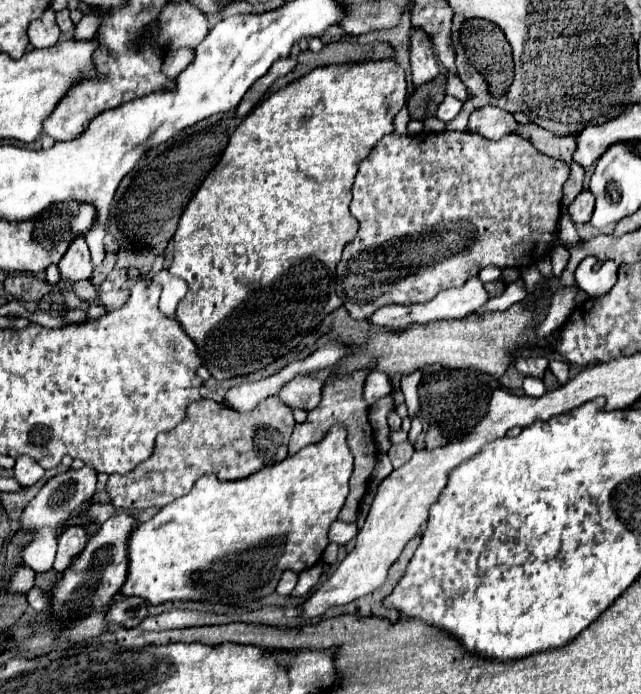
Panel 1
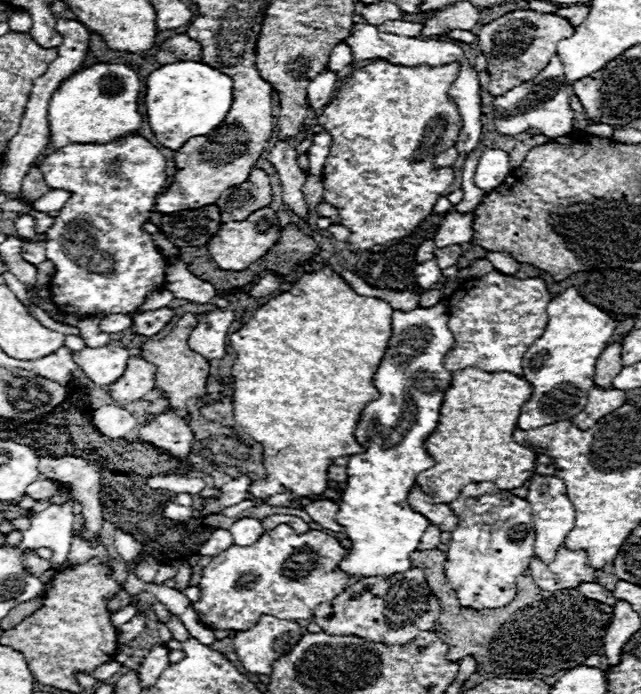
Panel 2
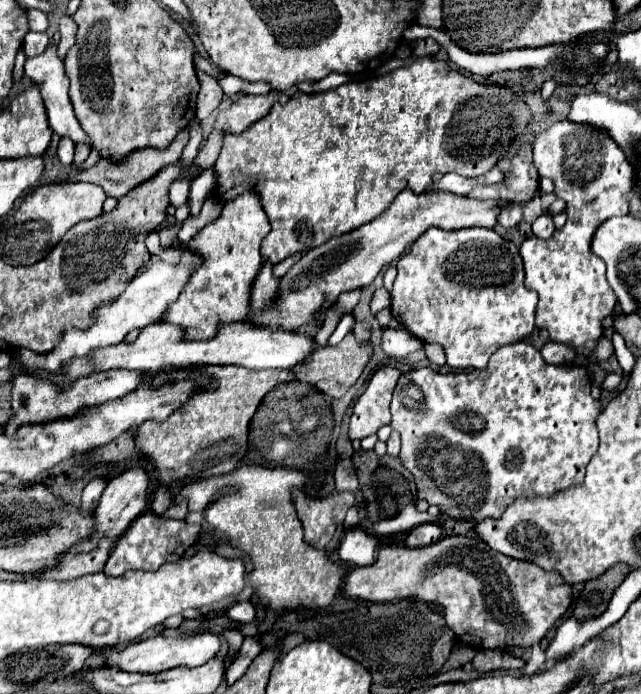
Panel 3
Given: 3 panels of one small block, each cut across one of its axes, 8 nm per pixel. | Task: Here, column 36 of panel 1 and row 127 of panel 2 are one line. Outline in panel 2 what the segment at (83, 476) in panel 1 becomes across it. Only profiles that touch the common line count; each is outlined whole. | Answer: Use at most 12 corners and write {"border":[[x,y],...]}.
{"border":[[552,56],[540,76],[494,100],[504,136],[572,130],[564,66]]}

